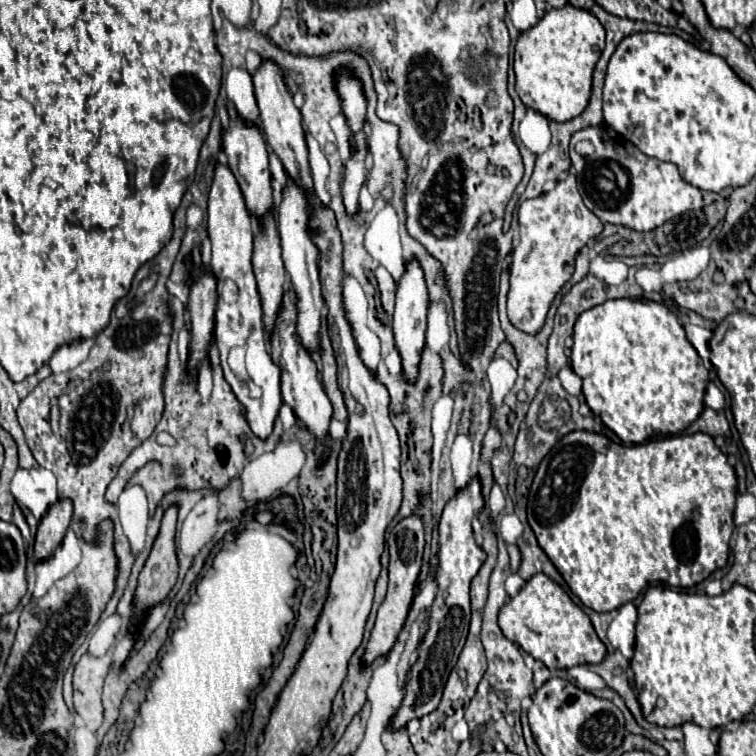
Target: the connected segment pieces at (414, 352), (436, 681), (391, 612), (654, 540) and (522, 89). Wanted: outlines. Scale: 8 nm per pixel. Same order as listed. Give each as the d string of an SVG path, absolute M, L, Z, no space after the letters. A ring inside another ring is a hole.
M411 260L405 266L405 272L397 284L397 302L395 302L395 314L393 314L393 332L395 332L395 344L399 348L401 360L403 360L403 372L413 380L417 376L417 364L419 354L425 344L425 328L427 328L427 306L429 306L429 292L425 286L425 274L417 260Z
M471 478L471 482L465 488L459 488L459 492L447 502L441 522L439 522L439 568L437 568L437 584L439 592L435 598L435 604L431 606L431 618L429 618L429 630L421 642L421 654L419 660L413 664L413 676L405 684L405 700L401 708L395 712L391 728L403 728L413 718L423 718L425 714L433 712L439 706L445 682L449 672L453 670L461 648L467 638L469 630L469 584L483 566L487 554L481 546L477 546L473 538L471 520L483 510L485 502L481 496L481 480Z
M415 512L403 520L399 520L395 524L395 528L391 530L389 538L387 538L387 546L389 546L389 588L387 588L387 596L383 600L383 604L377 610L377 620L375 620L375 628L371 632L371 638L365 646L365 654L361 658L363 664L371 664L375 658L387 654L389 650L393 650L399 632L403 630L403 624L407 620L409 608L413 604L413 590L415 590L415 582L421 570L421 562L423 562L423 540L425 540L425 530L423 530L423 520L421 516Z
M569 432L565 434L541 460L537 474L533 478L533 486L529 490L529 504L527 504L527 520L529 526L533 528L537 542L541 550L549 556L553 566L559 570L563 580L567 582L569 590L589 608L595 612L611 612L617 610L619 606L633 602L639 592L635 592L635 558L637 556L653 556L663 558L667 572L669 572L669 584L675 588L691 588L695 584L701 584L709 574L713 574L717 568L723 568L729 558L729 540L733 534L733 508L735 508L735 498L737 496L737 478L733 466L727 462L727 456L715 446L713 438L709 434L697 432L691 436L665 436L659 440L649 440L645 444L615 444L609 438L595 434L595 432ZM687 530L695 536L695 542L687 542Z
M573 6L547 10L547 14L515 44L515 92L521 102L553 122L579 116L591 96L593 68L605 48L605 30L589 10Z

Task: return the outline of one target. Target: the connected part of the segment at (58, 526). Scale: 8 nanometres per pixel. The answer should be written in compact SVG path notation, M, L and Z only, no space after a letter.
M57 500L53 508L49 508L49 512L41 518L35 536L35 552L33 552L35 562L47 560L61 546L63 536L71 522L71 512L73 512L71 500Z

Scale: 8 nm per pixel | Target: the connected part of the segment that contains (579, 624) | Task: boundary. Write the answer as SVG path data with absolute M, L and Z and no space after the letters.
M535 574L517 596L509 598L499 610L499 626L507 640L519 644L547 668L571 668L577 664L599 664L607 650L597 638L589 616L545 574Z

